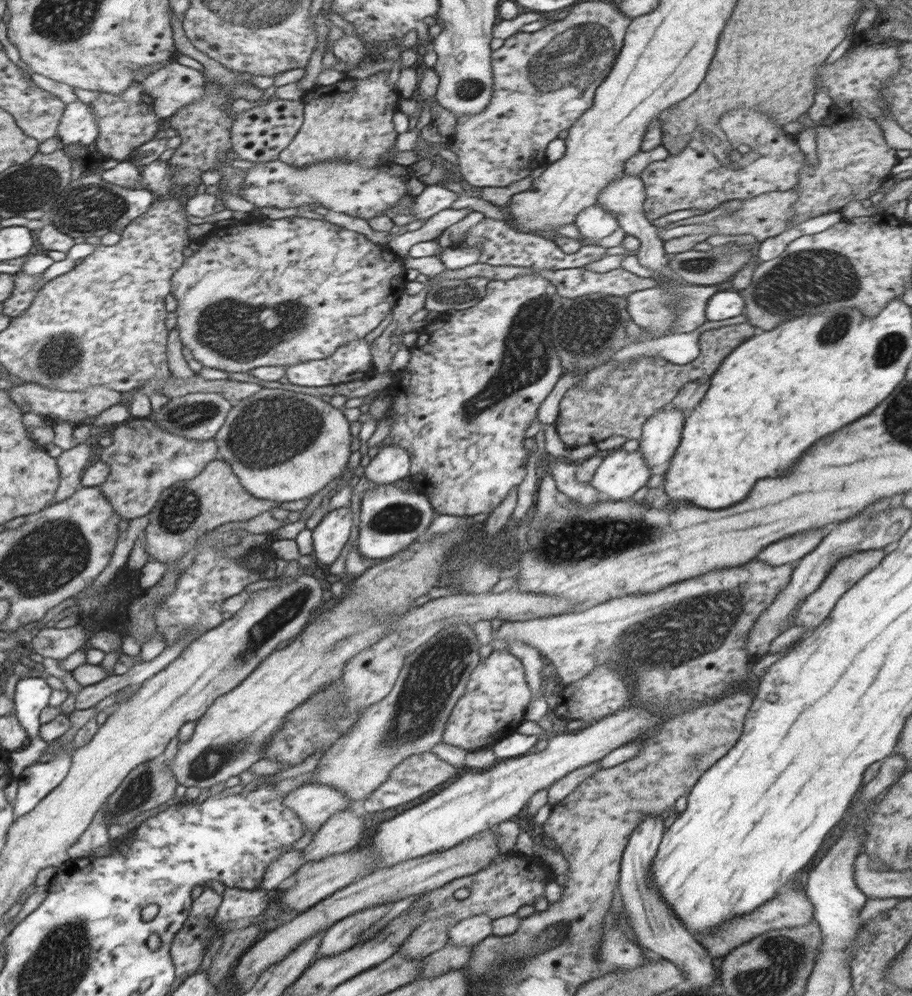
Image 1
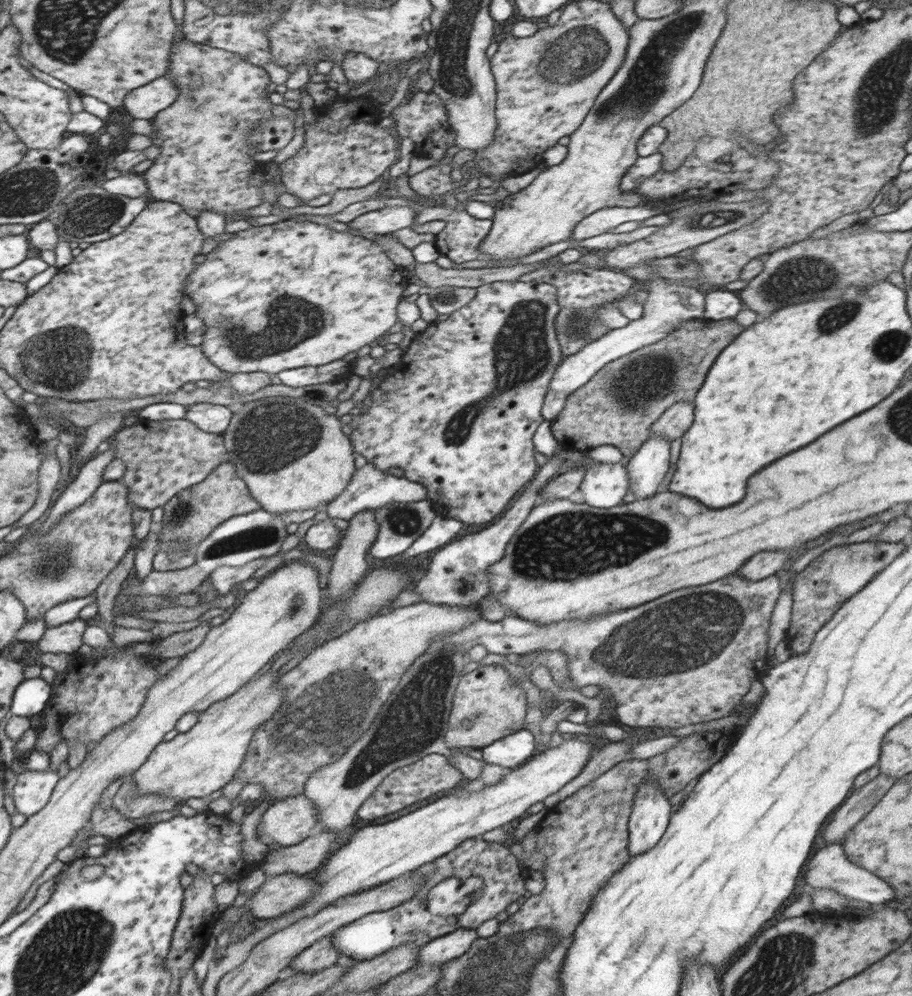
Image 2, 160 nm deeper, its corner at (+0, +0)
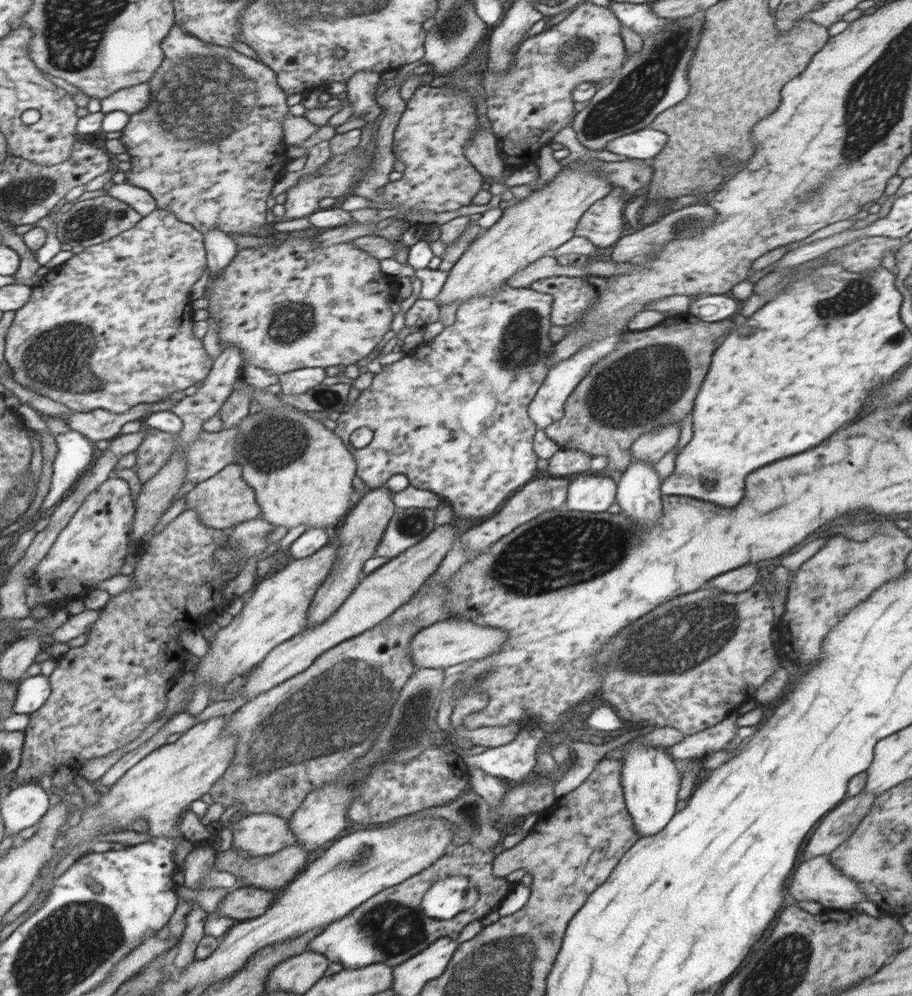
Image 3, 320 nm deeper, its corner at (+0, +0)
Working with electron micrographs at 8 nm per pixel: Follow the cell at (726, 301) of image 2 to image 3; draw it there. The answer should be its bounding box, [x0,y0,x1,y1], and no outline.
[689,295,741,322]

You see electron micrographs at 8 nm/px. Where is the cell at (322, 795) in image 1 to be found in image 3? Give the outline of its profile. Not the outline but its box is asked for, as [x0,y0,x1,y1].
[229,813,296,857]

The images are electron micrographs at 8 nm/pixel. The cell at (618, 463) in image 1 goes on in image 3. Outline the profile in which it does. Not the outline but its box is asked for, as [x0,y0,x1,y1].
[563,473,617,512]

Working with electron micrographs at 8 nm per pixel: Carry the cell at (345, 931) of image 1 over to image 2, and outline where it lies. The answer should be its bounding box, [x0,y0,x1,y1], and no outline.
[289,935,340,973]

